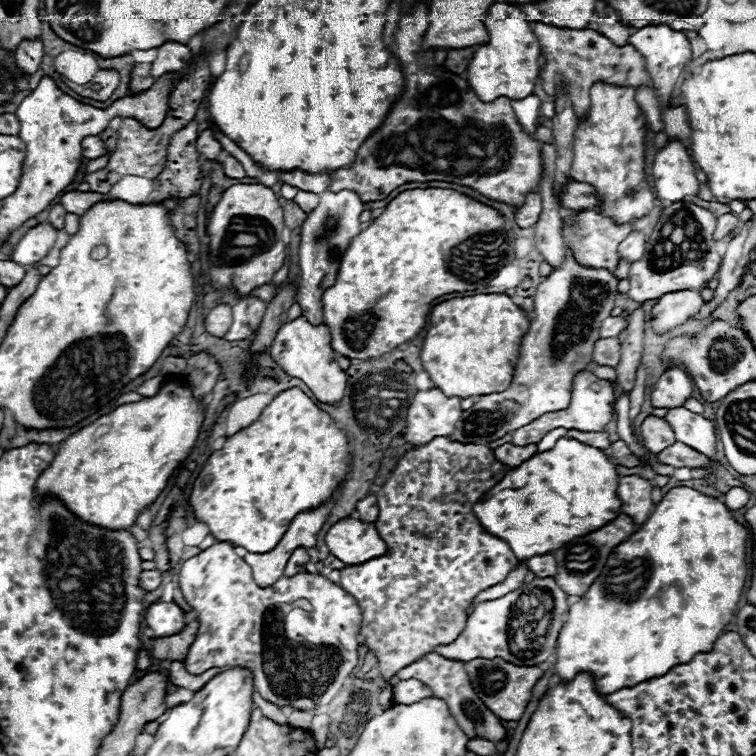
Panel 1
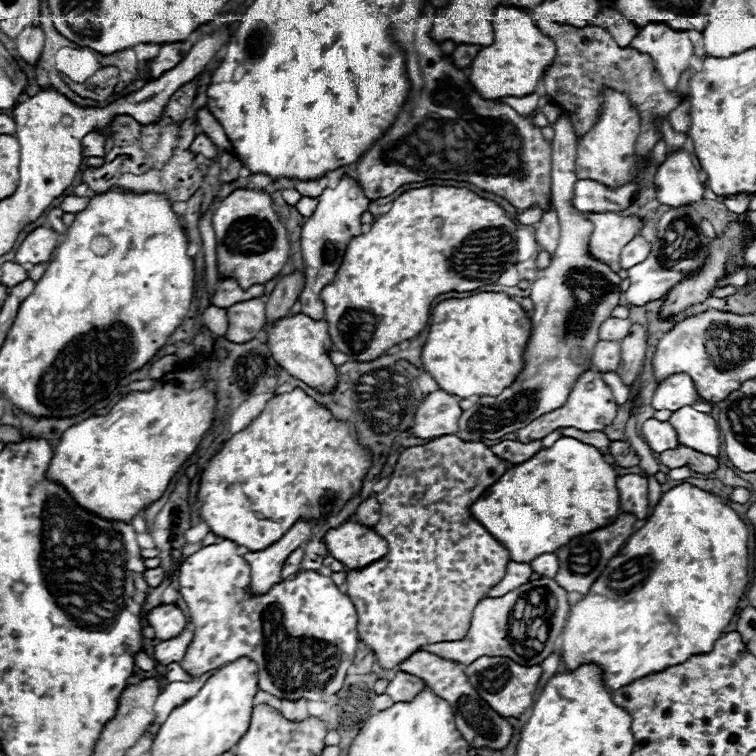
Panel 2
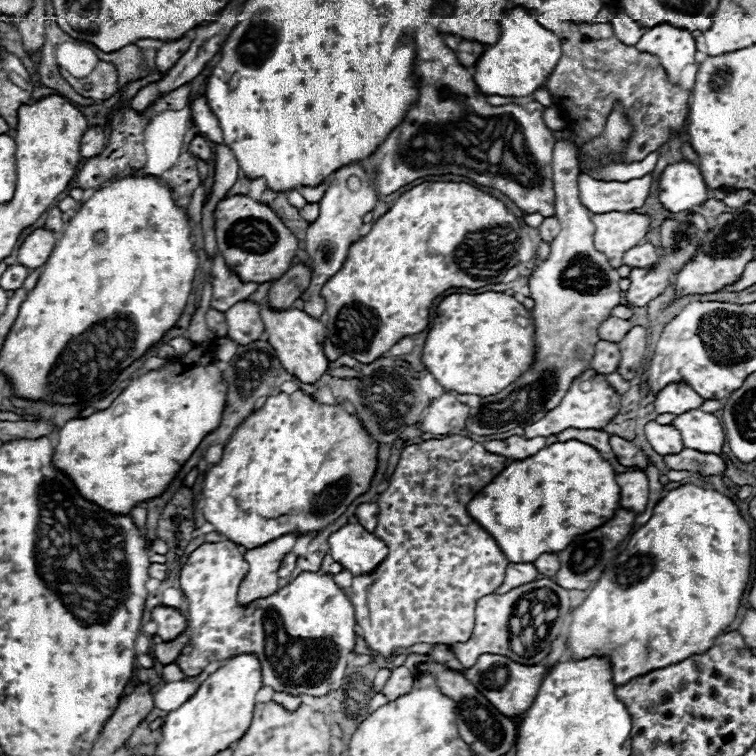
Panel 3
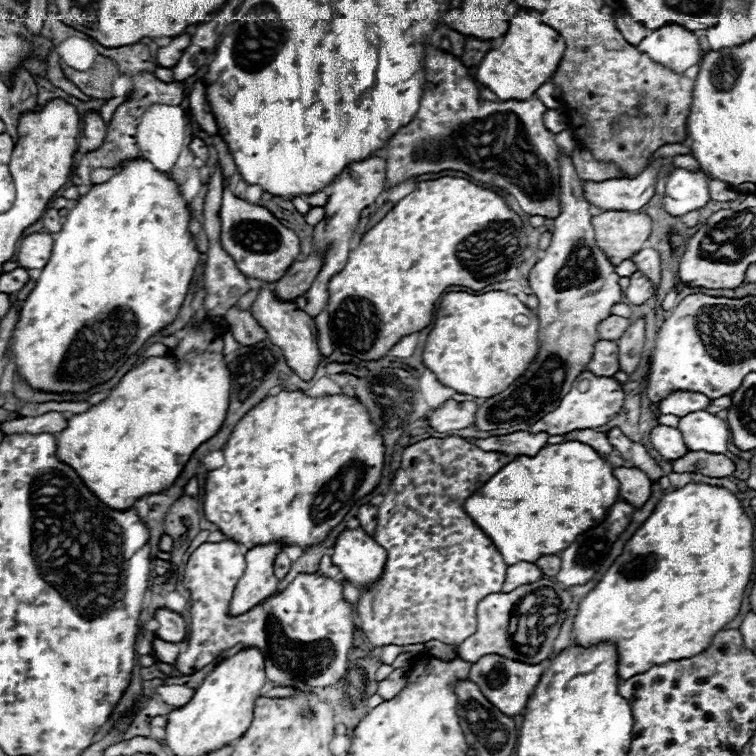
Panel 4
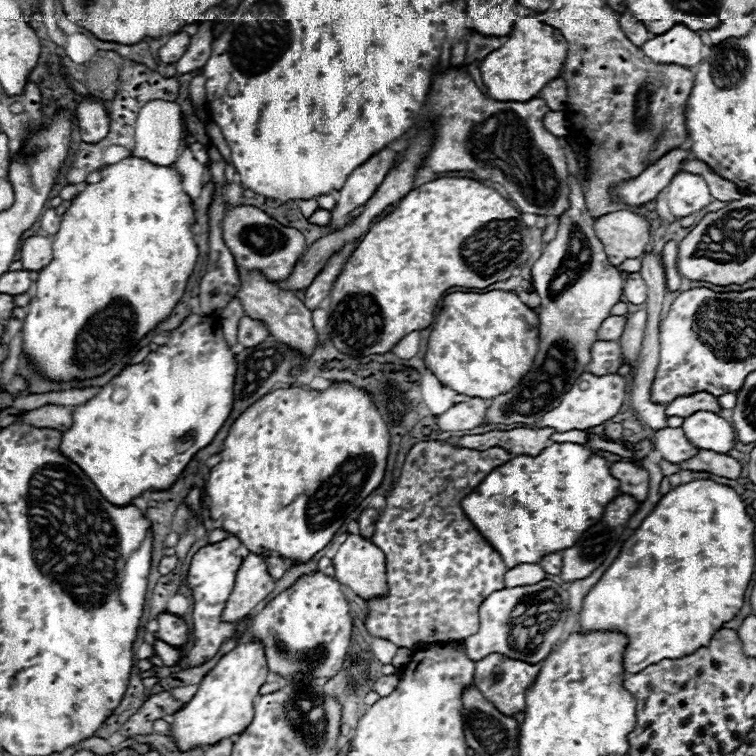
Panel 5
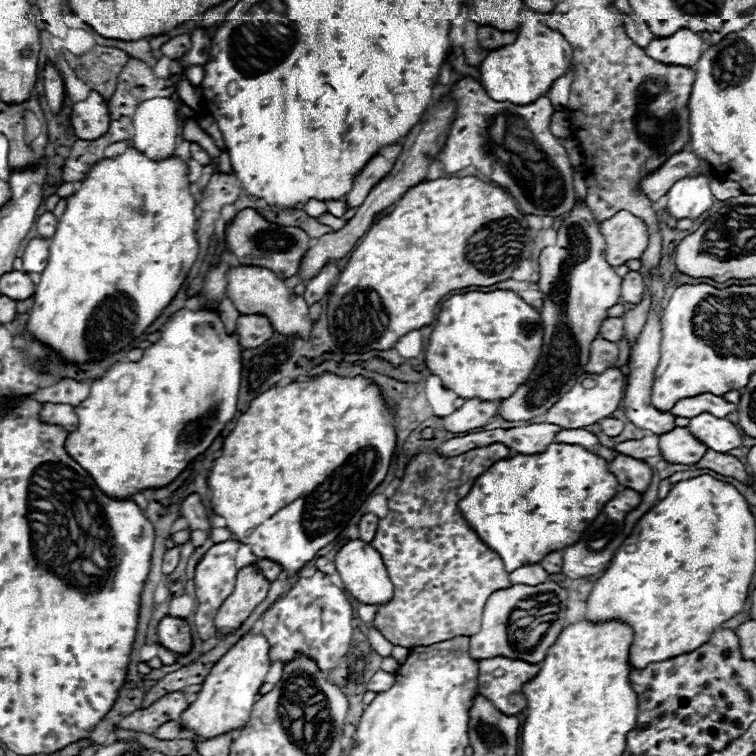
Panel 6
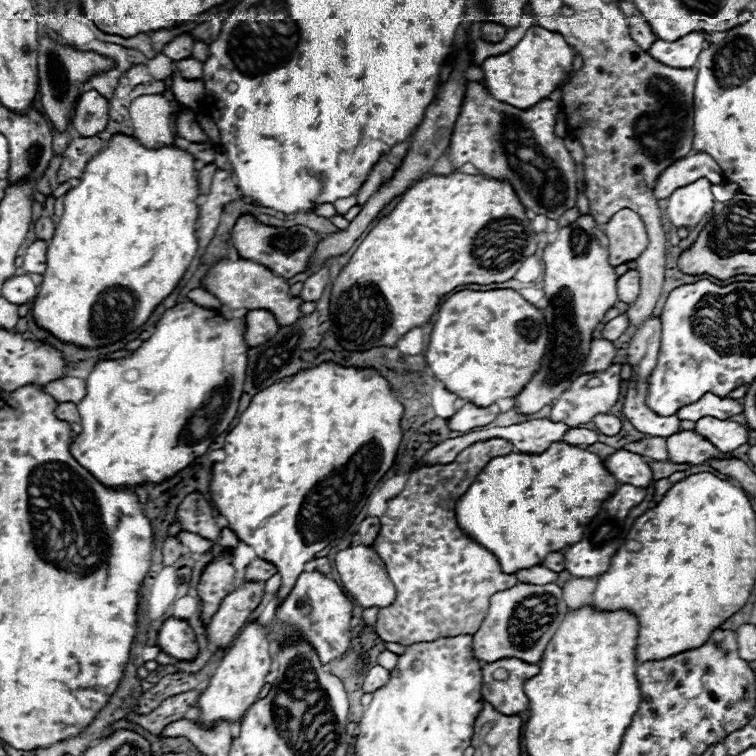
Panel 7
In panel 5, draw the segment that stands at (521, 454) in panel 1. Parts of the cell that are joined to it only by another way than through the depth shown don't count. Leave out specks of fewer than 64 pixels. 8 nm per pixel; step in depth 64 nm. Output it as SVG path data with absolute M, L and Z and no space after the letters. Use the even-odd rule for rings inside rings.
M516 428L508 432L494 430L480 436L462 436L456 440L456 444L466 448L476 448L476 450L488 450L498 446L516 456L520 454L536 456L546 448L552 432L554 432L552 428Z

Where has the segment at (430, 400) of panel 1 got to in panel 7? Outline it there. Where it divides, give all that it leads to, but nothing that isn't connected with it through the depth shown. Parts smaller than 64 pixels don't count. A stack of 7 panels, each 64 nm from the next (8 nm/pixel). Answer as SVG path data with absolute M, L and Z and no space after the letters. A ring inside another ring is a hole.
M466 402L466 404L464 404L454 416L450 416L446 422L448 422L448 428L450 428L450 430L466 432L466 430L472 430L472 428L490 424L498 414L500 414L500 408L498 408L496 404L490 404L490 406L486 406L486 408L480 408L480 406L474 406L472 402Z

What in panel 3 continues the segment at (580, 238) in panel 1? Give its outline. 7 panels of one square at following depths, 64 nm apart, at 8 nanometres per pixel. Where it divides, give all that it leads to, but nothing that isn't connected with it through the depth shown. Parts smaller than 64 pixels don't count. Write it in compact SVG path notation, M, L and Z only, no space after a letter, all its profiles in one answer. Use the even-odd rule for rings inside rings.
M606 212L592 214L590 218L596 226L594 248L600 254L606 254L616 270L622 266L624 252L640 244L650 226L650 218L636 212Z

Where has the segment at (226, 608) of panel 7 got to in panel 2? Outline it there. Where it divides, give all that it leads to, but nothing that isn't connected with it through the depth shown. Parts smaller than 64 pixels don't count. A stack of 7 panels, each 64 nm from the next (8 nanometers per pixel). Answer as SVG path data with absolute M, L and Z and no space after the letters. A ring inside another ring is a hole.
M298 520L276 544L260 552L244 554L244 560L250 564L250 588L252 592L268 592L274 584L282 580L282 566L286 558L304 542L310 542L310 532L318 522Z

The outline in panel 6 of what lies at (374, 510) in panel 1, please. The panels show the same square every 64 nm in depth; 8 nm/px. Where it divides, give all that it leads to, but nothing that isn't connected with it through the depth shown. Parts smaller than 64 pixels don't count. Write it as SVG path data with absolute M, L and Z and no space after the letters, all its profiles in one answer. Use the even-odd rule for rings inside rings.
M372 512L364 514L364 516L360 518L360 522L358 522L358 528L360 528L360 540L372 542L372 538L374 538L374 534L376 534L376 528L378 528L378 516L372 514Z

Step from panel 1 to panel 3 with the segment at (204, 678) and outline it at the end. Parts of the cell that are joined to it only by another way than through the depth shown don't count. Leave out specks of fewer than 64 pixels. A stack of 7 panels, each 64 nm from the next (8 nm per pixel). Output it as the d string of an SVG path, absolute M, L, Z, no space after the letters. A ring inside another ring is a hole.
M166 664L166 666L162 668L162 678L164 678L166 682L174 682L174 680L184 680L186 676L182 674L182 670L180 670L176 664Z

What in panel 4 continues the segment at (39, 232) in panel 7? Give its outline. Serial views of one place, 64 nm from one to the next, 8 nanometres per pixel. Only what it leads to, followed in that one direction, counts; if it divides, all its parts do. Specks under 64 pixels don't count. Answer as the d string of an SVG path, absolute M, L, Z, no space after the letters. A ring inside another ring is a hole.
M54 208L46 210L46 214L44 214L44 230L46 232L50 232L50 234L60 232L62 222L64 222L64 218L58 214L58 210L54 210Z

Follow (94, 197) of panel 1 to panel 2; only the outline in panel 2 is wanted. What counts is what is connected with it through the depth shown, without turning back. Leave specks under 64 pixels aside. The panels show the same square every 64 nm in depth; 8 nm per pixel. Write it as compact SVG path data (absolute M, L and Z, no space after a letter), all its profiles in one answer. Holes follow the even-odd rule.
M66 196L62 200L62 204L60 204L60 208L64 210L64 212L72 212L72 214L76 214L76 212L82 212L86 206L88 206L88 202L90 202L90 198L82 198L82 196Z

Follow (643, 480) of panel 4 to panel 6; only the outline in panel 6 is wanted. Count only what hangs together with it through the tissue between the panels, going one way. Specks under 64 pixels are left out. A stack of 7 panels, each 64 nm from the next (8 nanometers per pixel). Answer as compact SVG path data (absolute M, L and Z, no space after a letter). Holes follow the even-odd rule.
M616 456L610 464L608 470L618 478L622 488L632 488L638 490L638 494L644 494L650 480L652 480L652 470L644 460L636 460L630 456Z

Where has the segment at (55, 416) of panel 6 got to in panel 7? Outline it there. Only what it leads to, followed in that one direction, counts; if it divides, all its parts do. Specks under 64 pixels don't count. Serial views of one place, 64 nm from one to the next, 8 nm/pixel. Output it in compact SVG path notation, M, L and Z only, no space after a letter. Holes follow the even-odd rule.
M62 402L62 404L58 404L56 410L54 410L54 416L56 416L56 418L62 418L64 422L70 422L72 426L74 426L74 424L80 424L80 416L78 416L76 404L72 404L72 402Z

